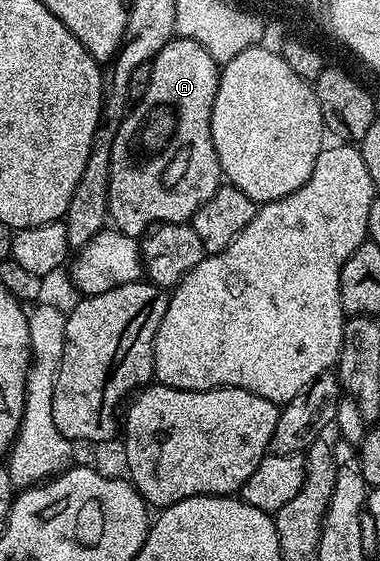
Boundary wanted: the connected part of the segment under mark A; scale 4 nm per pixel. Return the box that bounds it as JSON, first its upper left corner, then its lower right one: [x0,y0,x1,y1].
[109,37,223,237]

